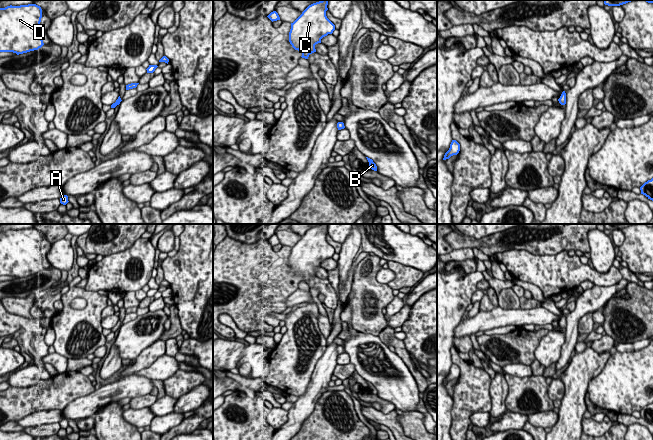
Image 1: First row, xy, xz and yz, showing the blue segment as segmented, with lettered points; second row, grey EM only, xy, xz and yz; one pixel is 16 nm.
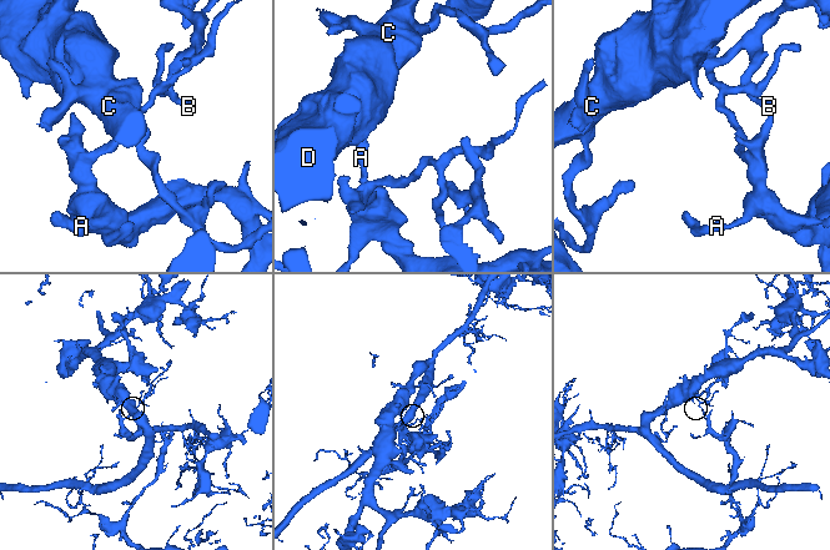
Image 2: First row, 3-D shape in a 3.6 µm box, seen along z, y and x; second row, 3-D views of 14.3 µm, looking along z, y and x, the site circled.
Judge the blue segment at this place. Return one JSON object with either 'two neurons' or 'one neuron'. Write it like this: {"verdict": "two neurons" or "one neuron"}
{"verdict": "two neurons"}

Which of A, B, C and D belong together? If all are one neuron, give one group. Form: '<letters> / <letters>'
A / B C D

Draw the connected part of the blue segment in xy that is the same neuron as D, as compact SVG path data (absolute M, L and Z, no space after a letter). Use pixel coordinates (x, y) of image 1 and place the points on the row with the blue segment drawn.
M36 4L0 8L0 52L19 55L41 48L41 18L42 9Z

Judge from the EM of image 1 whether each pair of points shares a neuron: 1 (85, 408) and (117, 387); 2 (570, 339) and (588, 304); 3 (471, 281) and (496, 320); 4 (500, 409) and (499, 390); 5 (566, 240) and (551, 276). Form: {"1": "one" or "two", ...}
{"1": "one", "2": "one", "3": "two", "4": "one", "5": "two"}

